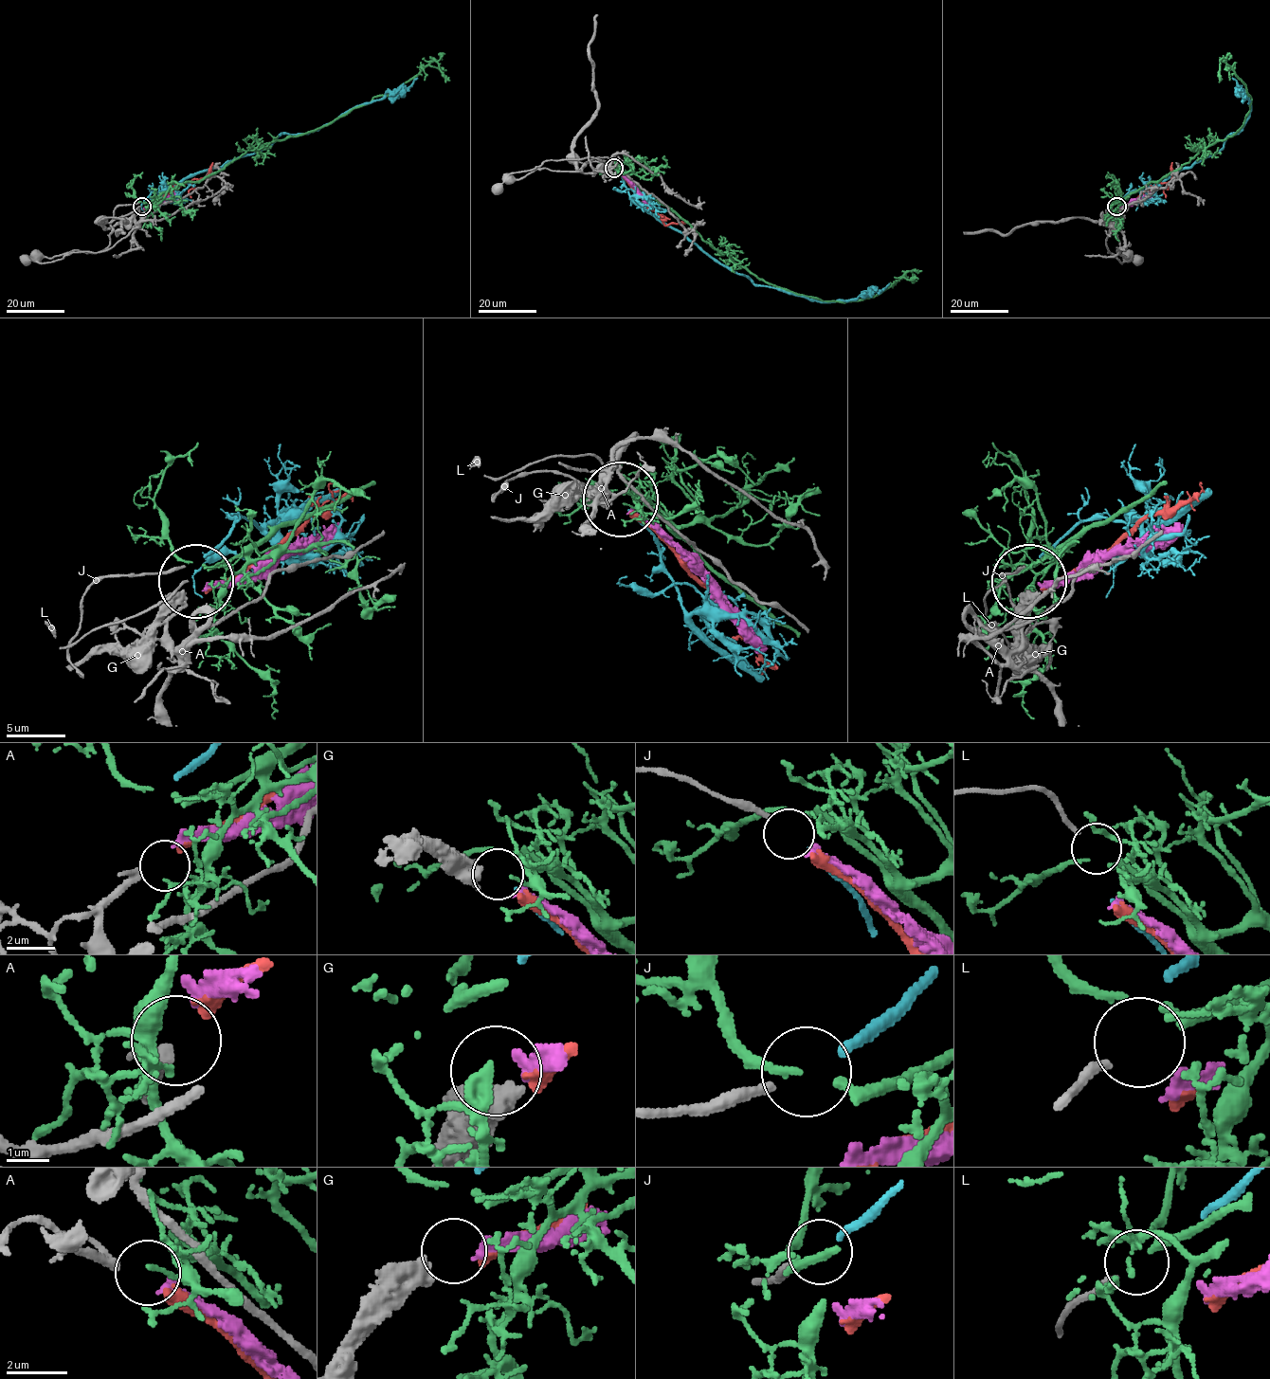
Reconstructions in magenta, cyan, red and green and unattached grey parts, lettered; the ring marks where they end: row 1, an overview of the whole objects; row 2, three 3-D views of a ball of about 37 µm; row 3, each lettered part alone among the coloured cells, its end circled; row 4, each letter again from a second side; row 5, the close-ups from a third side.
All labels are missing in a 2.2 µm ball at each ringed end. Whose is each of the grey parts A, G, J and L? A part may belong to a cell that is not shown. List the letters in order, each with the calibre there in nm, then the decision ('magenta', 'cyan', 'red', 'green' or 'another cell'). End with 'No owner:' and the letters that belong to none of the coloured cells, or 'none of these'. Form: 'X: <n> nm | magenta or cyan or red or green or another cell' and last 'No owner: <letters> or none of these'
A: 260 nm | red
G: 550 nm | magenta
J: 240 nm | another cell
L: 200 nm | green
No owner: J

